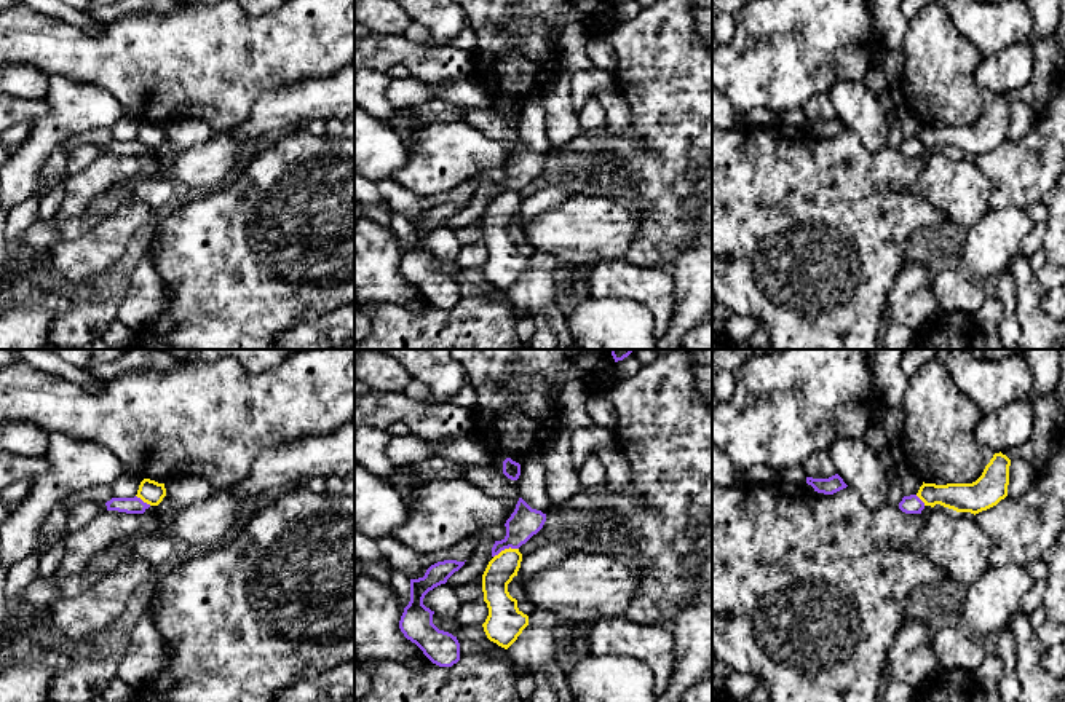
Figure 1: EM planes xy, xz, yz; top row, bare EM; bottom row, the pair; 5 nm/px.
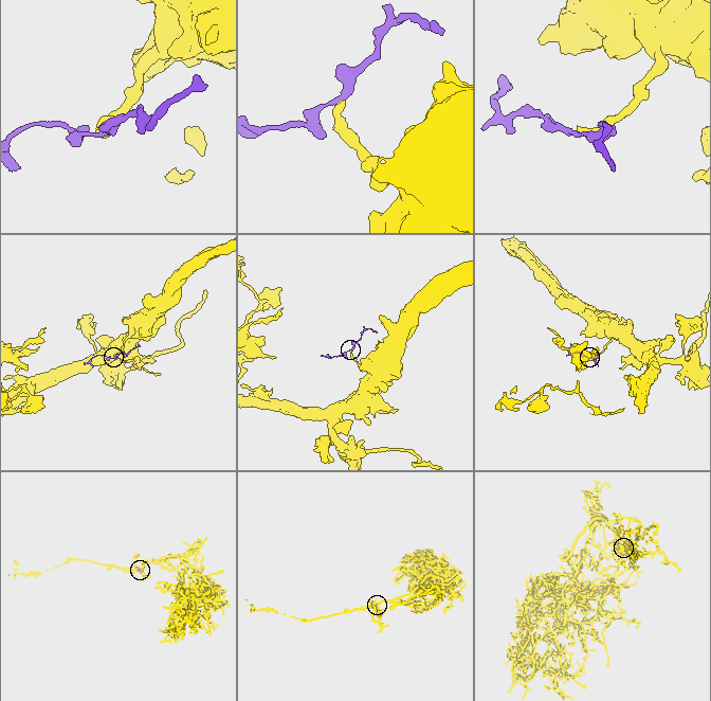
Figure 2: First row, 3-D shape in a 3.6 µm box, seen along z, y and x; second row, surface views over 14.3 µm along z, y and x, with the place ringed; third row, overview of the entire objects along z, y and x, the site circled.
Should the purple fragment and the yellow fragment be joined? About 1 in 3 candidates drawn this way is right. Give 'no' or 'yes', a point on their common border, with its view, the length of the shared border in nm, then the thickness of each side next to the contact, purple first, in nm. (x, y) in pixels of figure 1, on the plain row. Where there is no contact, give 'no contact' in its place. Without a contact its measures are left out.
no; meets purple in xz at (505, 190); contact 140 nm long; 160 nm thick on the purple side, 150 nm on the other

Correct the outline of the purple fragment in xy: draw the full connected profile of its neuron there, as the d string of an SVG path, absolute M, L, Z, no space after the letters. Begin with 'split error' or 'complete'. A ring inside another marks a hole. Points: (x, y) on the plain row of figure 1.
complete | M112 140L105 145L107 153L118 153L126 156L144 156L150 147L144 145L141 140Z

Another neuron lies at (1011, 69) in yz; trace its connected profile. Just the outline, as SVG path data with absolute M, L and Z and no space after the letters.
M1020 41L1004 48L990 57L984 57L976 67L977 85L995 94L1022 89L1033 77L1031 41Z

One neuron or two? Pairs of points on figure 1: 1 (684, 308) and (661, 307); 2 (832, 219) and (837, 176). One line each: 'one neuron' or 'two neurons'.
1: two neurons
2: one neuron

